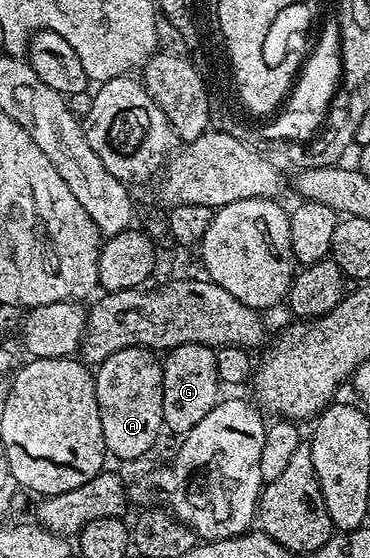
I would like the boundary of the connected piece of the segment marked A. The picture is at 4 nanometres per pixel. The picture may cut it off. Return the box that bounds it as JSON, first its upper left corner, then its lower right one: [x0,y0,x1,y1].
[93,346,164,462]

